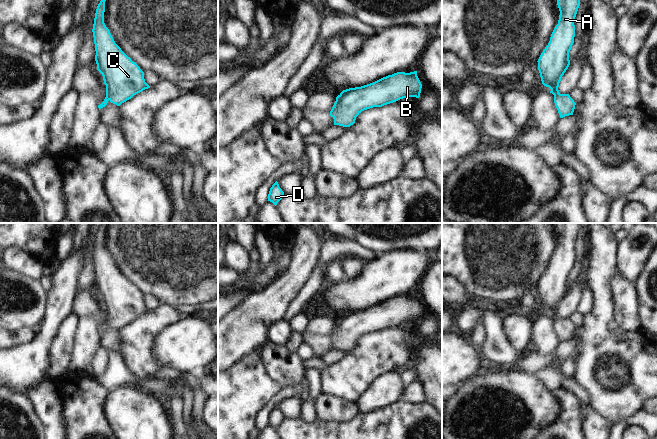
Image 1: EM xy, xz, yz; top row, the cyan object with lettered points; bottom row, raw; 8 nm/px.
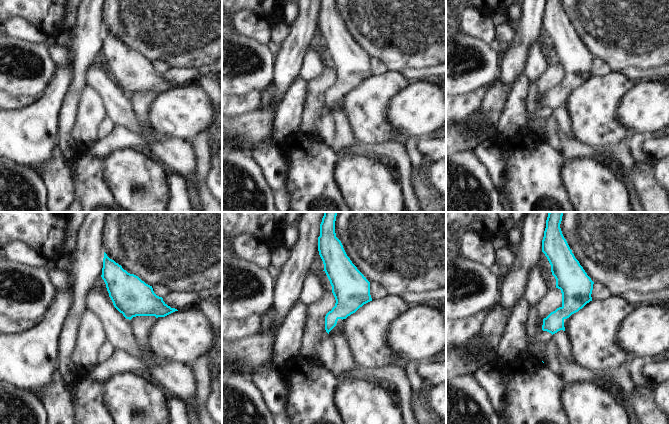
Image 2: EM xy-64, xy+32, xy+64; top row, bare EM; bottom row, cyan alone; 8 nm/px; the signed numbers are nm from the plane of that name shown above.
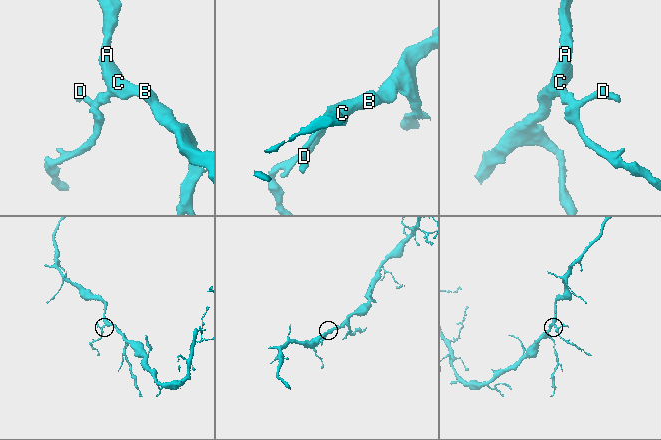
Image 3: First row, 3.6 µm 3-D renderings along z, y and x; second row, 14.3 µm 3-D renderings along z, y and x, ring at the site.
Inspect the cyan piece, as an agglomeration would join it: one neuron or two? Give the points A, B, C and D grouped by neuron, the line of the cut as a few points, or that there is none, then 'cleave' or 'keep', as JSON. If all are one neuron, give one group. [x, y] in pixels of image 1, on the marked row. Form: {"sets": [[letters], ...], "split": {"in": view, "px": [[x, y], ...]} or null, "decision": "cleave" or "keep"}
{"sets": [["A", "B", "C", "D"]], "split": null, "decision": "keep"}

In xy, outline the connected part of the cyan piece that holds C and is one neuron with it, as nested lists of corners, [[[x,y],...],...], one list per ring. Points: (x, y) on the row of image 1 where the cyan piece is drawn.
[[[101,0],[97,6],[92,29],[97,70],[102,74],[106,85],[106,97],[98,105],[99,110],[109,101],[120,106],[134,95],[150,88],[145,82],[144,72],[115,43],[106,27],[105,1]]]

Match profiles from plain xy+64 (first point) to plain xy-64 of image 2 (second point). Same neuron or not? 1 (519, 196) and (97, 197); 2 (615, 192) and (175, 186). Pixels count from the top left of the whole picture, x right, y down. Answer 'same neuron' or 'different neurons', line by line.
1: same neuron
2: different neurons

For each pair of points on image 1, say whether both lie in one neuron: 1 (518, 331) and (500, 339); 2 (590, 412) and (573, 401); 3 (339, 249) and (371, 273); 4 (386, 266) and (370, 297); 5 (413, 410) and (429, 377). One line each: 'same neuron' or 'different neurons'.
1: different neurons
2: different neurons
3: different neurons
4: same neuron
5: different neurons

